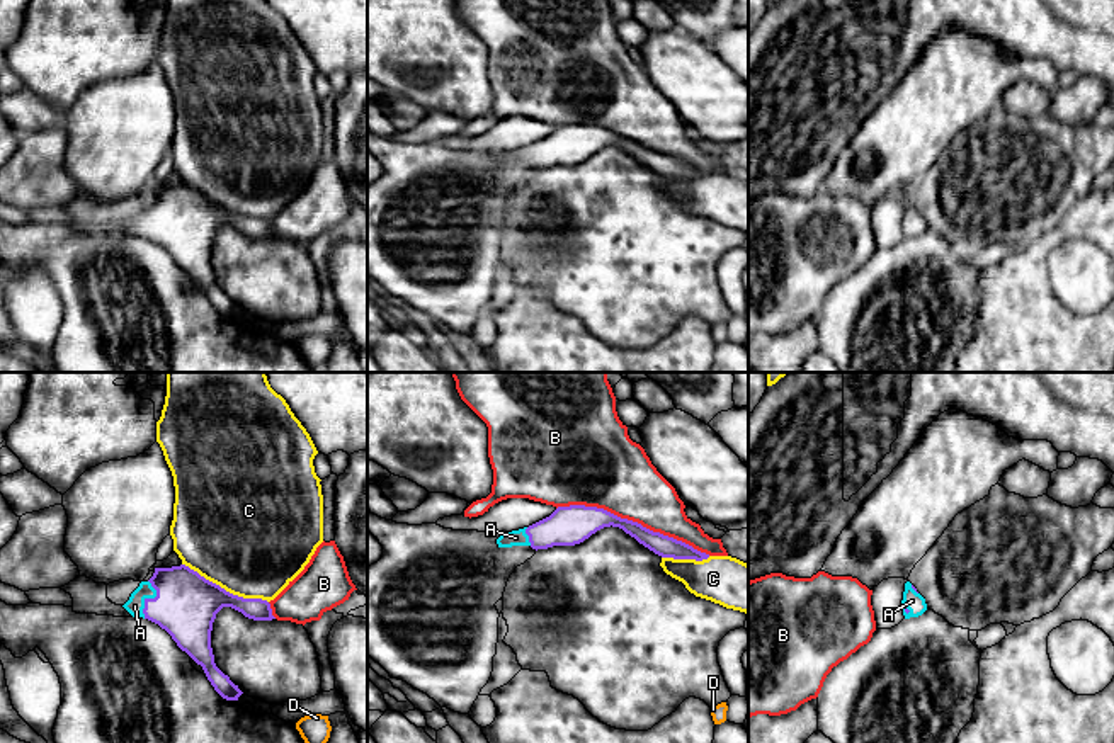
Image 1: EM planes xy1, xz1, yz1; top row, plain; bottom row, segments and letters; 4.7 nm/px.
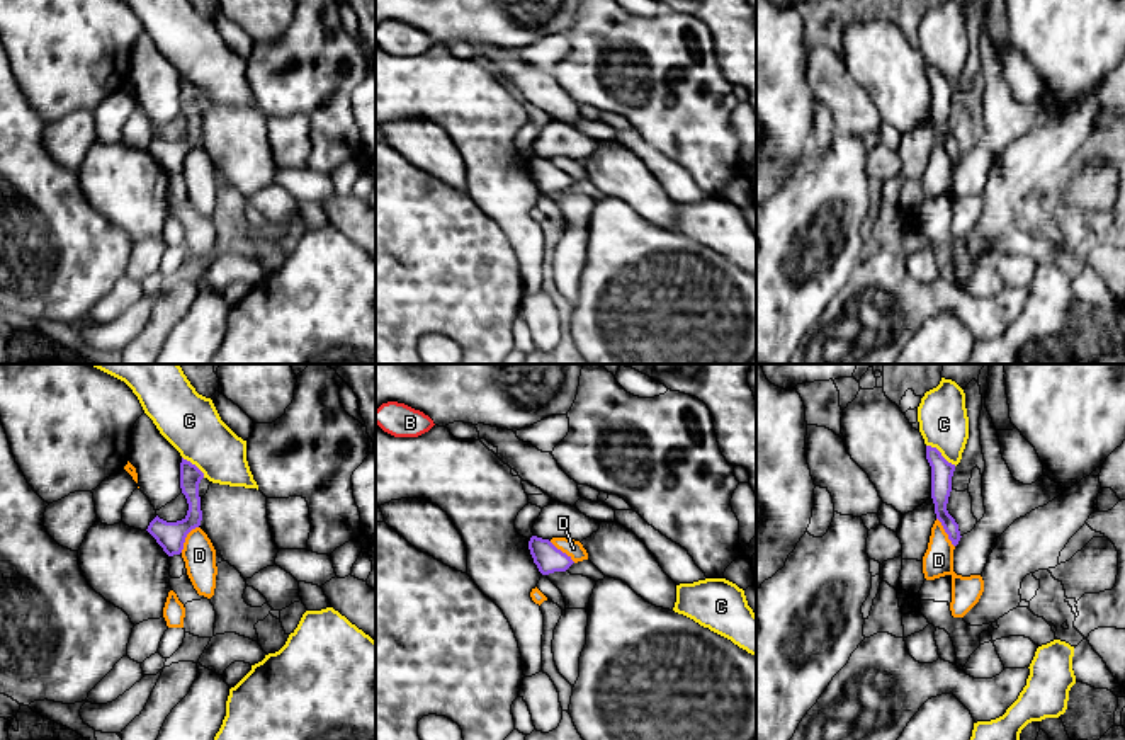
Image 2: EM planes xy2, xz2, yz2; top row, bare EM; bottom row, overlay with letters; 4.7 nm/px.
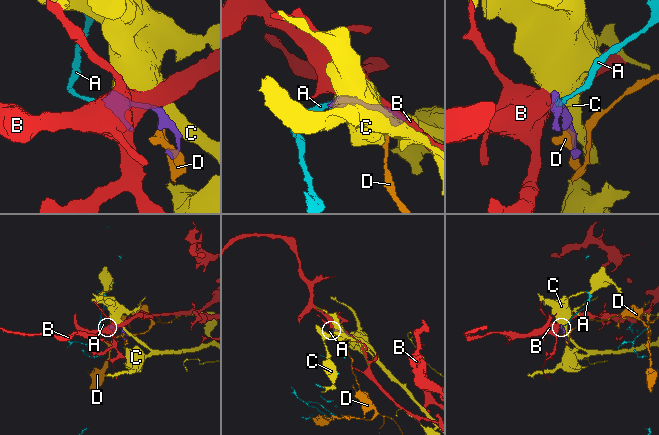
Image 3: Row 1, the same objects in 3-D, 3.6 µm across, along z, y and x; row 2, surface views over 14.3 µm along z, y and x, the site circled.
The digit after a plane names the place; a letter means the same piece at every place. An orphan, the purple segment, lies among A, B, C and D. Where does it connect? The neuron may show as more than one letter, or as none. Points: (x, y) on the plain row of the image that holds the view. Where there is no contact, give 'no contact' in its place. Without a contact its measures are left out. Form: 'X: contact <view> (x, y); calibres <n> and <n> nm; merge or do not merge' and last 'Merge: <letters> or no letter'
A: contact xy1 (148, 218); calibres 300 and 90 nm; merge
B: contact xz1 (631, 140); calibres 170 and 360 nm; do not merge
C: contact xy1 (223, 208); calibres 300 and 500 nm; do not merge
D: contact xy2 (186, 155); calibres 140 and 160 nm; do not merge
Merge: A

